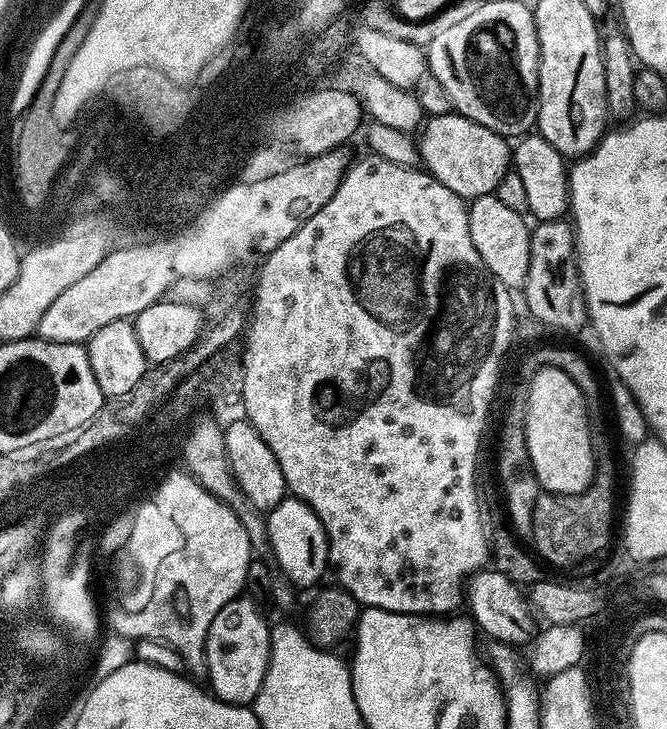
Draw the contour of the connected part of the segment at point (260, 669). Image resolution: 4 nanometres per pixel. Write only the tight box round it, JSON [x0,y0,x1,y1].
[204,594,272,705]

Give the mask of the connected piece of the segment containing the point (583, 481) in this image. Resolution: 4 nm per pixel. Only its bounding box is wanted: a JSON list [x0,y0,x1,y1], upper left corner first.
[525,368,596,496]

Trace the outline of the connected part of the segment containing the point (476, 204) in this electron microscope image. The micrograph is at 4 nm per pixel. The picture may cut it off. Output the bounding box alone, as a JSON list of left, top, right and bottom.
[468,194,532,290]

